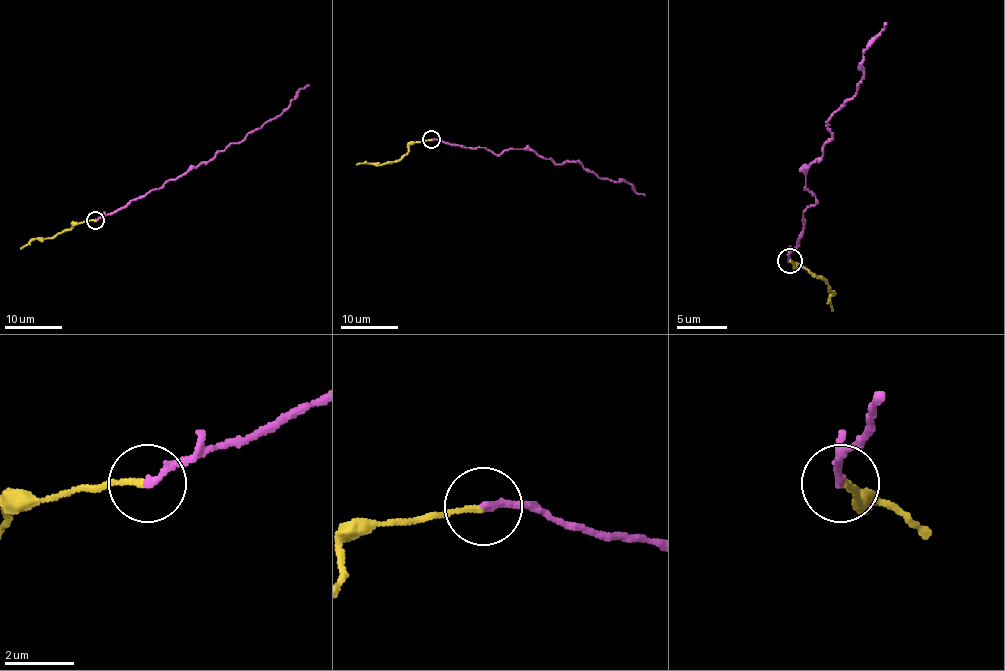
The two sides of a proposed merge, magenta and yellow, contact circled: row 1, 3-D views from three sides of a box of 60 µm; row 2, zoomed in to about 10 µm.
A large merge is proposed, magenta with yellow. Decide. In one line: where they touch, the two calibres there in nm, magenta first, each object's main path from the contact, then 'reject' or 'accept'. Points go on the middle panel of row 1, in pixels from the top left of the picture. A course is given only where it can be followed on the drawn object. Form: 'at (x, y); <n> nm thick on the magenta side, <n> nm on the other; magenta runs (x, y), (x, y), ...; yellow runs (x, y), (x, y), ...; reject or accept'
at (431, 139); 220 nm thick on the magenta side, 150 nm on the other; magenta runs (431, 139), (485, 148), (497, 155), (528, 149), (555, 163), (576, 160), (599, 178), (628, 182), (645, 195); yellow runs (431, 139), (412, 142), (398, 160), (383, 165), (357, 165); accept

